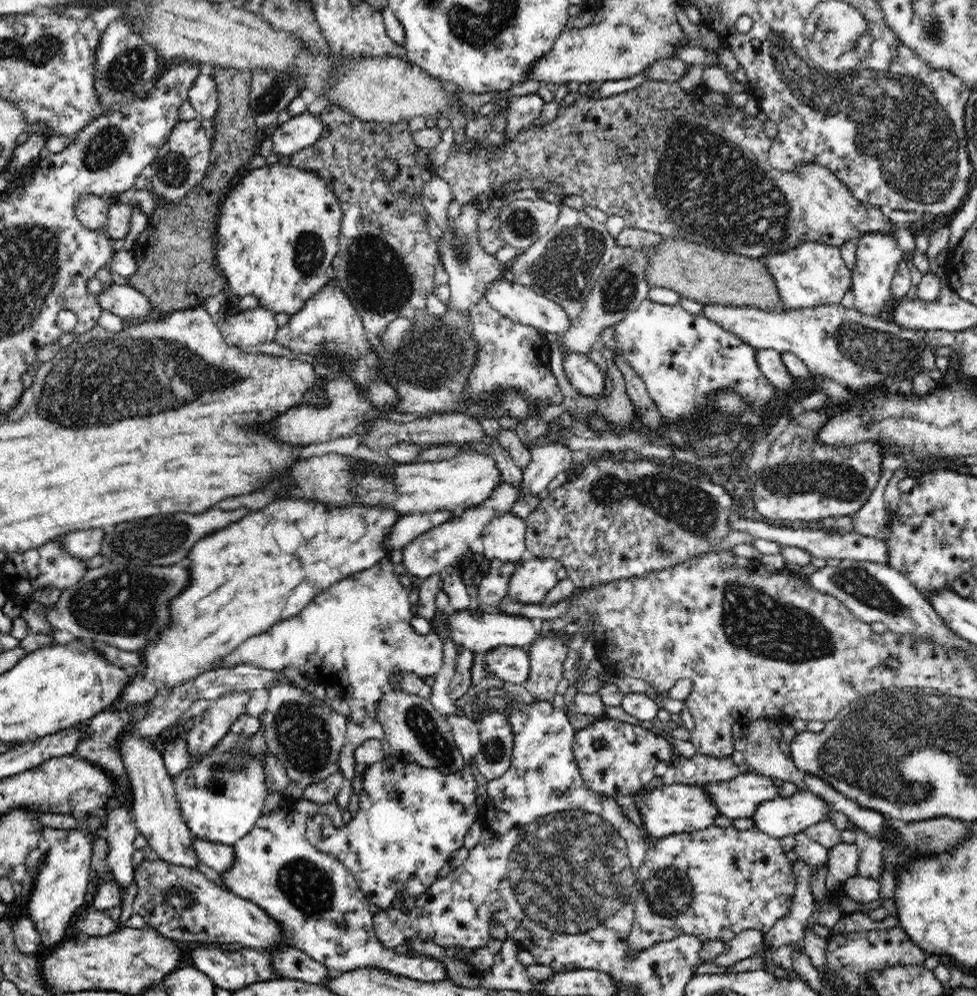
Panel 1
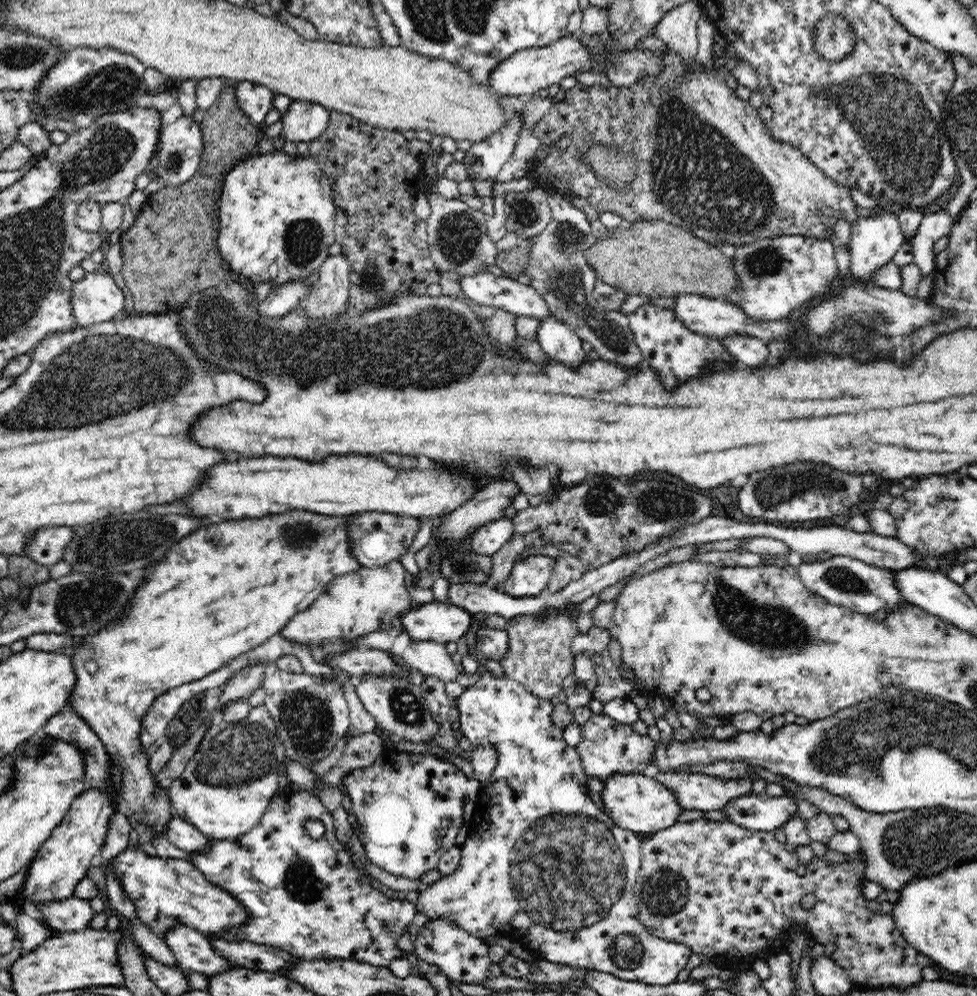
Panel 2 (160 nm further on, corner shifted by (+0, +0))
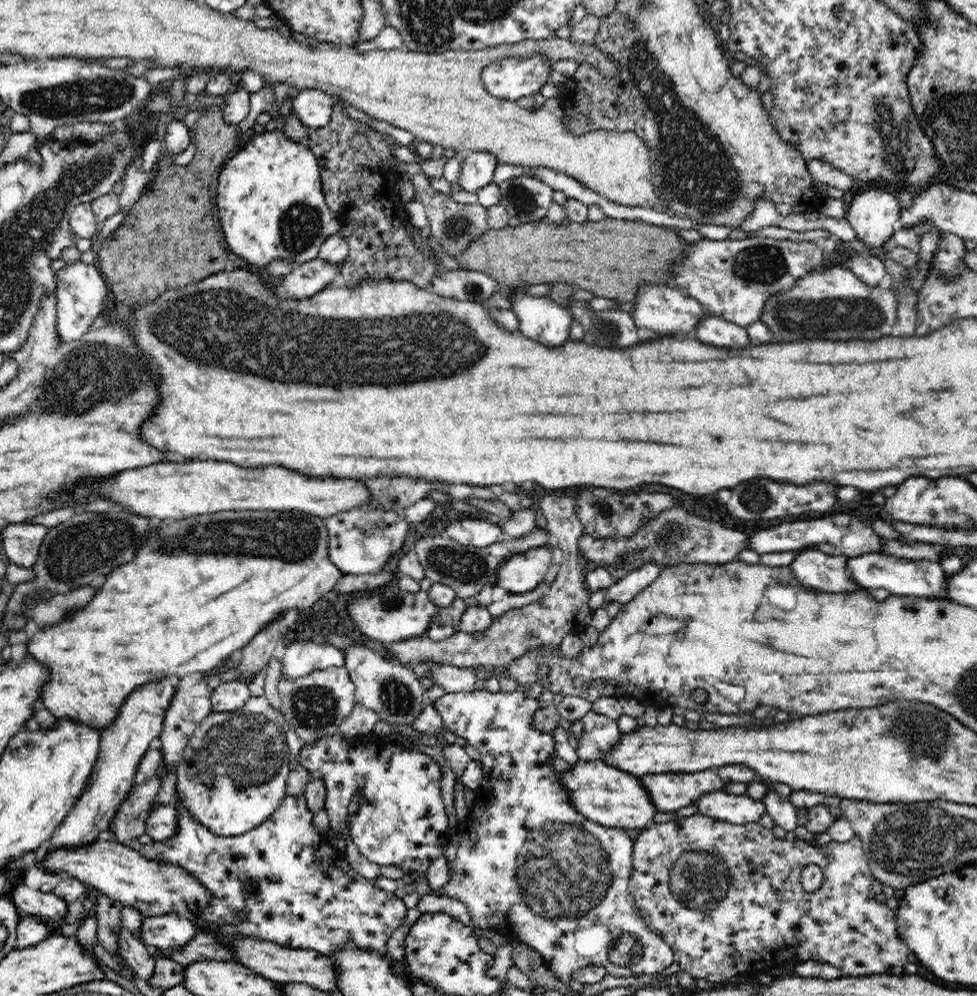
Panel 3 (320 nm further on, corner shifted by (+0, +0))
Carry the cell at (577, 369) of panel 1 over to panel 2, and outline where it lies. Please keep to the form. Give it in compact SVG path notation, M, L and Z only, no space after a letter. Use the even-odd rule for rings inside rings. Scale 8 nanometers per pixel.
M554 315L540 320L536 341L549 356L550 361L562 363L574 369L585 364L586 353L582 350L582 339Z

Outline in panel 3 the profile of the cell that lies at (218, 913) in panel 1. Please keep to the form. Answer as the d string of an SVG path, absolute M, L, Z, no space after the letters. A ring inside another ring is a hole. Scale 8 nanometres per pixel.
M98 841L74 849L49 850L38 867L46 873L68 874L85 882L95 892L117 900L127 908L134 908L142 916L160 917L164 914L185 916L186 912L202 912L212 904L212 894L188 870L170 862L146 859L130 846L118 842Z

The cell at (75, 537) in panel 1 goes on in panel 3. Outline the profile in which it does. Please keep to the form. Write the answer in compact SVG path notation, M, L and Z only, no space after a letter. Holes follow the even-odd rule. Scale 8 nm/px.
M32 523L8 525L1 534L4 554L19 567L31 568L38 558L48 527Z

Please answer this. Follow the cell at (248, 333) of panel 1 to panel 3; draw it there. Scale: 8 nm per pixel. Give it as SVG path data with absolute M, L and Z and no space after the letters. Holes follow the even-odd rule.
M316 257L302 265L294 265L278 284L276 294L280 298L308 299L327 285L340 282L341 265Z

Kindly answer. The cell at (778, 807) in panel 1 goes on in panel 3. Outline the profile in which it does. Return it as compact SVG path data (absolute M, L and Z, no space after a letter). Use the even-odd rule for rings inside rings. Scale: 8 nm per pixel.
M712 791L697 798L696 808L706 815L734 824L756 822L765 812L764 803L749 796L728 794L724 791Z

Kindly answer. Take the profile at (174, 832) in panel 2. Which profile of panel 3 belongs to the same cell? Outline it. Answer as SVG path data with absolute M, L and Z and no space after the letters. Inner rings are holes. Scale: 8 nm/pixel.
M154 803L145 818L145 833L154 841L174 836L178 830L178 813L171 805Z

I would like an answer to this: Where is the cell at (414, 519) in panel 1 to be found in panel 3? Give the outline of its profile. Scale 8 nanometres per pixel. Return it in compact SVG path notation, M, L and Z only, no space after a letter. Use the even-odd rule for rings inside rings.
M368 506L334 514L323 519L323 523L328 531L330 562L340 569L342 577L348 574L376 574L390 560L390 556L402 551L404 539L408 537L408 521L401 513Z

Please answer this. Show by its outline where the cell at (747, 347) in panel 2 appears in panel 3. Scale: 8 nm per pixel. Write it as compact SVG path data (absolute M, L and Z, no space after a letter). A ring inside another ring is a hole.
M706 315L701 318L694 336L702 343L722 348L736 348L752 345L748 339L745 327L728 322L727 320Z

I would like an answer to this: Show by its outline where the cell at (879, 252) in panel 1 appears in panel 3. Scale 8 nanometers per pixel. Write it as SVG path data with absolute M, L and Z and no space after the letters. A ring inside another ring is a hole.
M860 188L848 206L847 222L854 230L855 238L862 240L869 250L881 250L882 245L893 237L894 231L900 227L900 210L896 195L887 192L885 188Z

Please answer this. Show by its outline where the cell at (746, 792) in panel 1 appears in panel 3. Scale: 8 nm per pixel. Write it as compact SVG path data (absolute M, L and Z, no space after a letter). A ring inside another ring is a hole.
M716 770L694 773L663 773L642 776L642 786L649 791L657 812L674 812L696 805L697 798L712 791L724 791L725 784Z

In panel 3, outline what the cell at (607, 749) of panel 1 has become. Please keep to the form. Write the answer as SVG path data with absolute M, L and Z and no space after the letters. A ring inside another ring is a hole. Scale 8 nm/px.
M592 709L581 718L583 732L573 741L579 759L584 762L604 762L609 750L616 748L622 732L615 720Z

